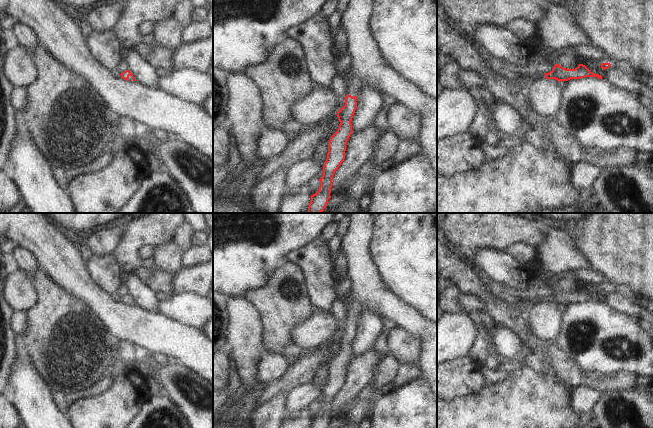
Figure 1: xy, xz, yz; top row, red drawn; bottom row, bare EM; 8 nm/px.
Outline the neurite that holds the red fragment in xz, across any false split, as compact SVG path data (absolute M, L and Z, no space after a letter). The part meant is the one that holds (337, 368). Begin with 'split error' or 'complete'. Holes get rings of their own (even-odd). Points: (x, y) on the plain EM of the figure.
split error | M348 213L350 216L349 228L341 238L341 248L347 260L347 276L351 281L351 303L347 313L345 329L336 337L340 346L337 355L330 361L327 383L323 390L323 400L319 403L318 415L311 419L309 428L327 428L331 422L332 404L335 395L345 383L346 369L352 358L352 342L357 332L357 318L362 311L362 304L367 302L369 307L381 320L393 321L402 327L408 334L420 340L419 366L422 372L421 379L425 381L437 404L437 324L410 307L391 292L383 283L379 271L371 256L371 241L373 239L373 222L371 213Z

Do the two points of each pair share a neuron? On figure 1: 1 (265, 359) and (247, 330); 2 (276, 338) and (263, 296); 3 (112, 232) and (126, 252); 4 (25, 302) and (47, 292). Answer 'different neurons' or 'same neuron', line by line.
1: different neurons
2: same neuron
3: different neurons
4: different neurons

